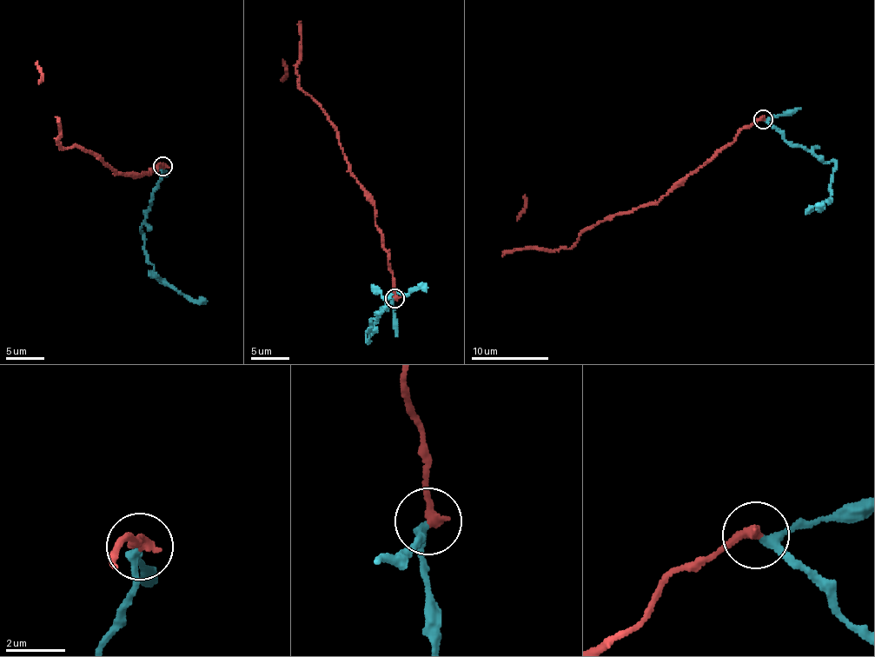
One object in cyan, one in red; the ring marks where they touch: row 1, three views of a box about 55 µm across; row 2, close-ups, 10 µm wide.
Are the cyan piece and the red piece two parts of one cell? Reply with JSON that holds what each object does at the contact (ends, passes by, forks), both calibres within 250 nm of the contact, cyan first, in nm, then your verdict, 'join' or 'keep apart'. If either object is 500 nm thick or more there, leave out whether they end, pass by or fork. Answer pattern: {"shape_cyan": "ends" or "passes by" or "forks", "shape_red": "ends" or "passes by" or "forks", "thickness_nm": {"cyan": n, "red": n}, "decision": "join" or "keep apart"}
{"shape_cyan": "passes by", "shape_red": "ends", "thickness_nm": {"cyan": 220, "red": 320}, "decision": "keep apart"}

